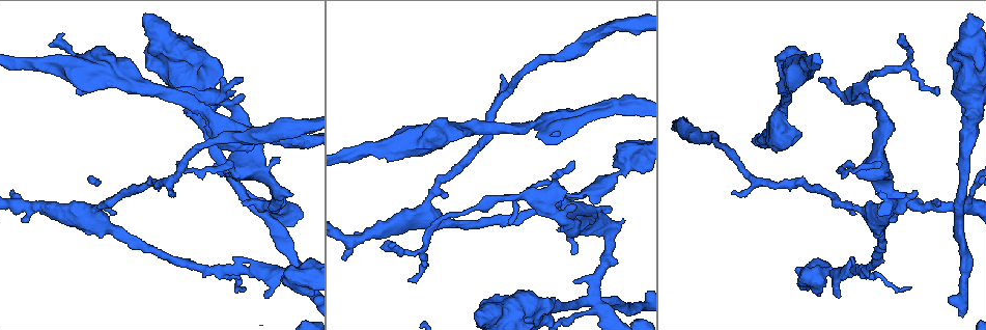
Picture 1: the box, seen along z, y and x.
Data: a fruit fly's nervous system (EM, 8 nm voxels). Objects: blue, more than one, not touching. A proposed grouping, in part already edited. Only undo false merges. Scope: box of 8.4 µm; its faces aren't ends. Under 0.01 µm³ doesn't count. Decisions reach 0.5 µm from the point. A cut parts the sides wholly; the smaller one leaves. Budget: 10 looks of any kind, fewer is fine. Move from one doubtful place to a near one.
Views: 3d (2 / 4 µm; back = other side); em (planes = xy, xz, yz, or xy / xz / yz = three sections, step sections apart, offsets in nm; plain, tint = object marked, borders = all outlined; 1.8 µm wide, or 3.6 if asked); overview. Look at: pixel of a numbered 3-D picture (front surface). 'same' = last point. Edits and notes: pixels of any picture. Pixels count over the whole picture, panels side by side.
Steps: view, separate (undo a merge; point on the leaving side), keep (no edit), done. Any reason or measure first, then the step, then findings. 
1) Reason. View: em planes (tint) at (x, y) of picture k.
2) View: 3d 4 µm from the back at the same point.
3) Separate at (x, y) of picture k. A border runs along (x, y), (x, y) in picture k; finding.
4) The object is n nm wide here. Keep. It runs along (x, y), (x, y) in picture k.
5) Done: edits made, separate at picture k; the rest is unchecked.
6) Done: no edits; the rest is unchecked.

Sharp bend. View: em yz step 4 (tint) at (220, 124) of picture 1.

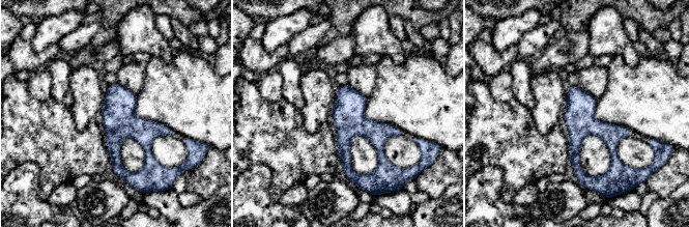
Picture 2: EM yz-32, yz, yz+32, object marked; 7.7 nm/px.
Cut it another way. View: em planes (tint) at the same point.

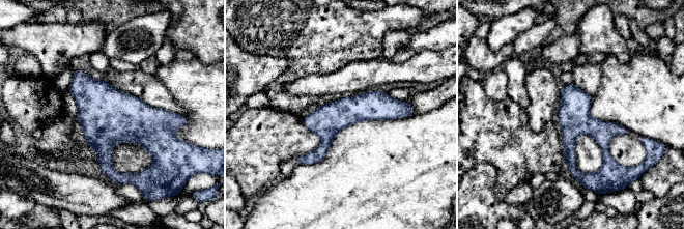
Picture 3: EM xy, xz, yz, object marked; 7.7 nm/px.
The object is 240 nm wide here. Keep. It runs along (403, 109), (350, 110), (313, 156), (300, 160) in picture 3; one cell here.

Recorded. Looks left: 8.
A fork. View: em xy step 8 (tint) at (833, 272) of picture 1.

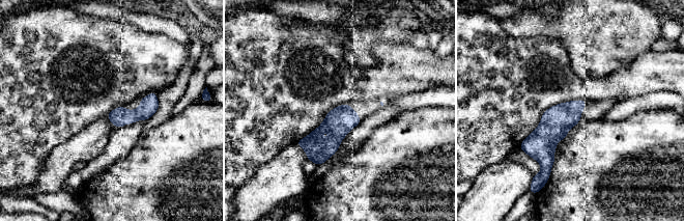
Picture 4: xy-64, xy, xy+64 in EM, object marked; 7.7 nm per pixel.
View: em planes (borders) at the same point.

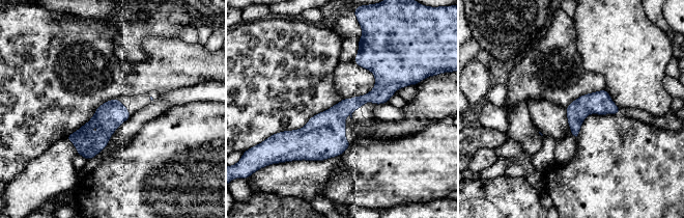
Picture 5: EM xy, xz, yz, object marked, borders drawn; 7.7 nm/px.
Keep. One cell here.

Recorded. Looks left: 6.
View: 3d 4 µm at (958, 209) of picture 1.

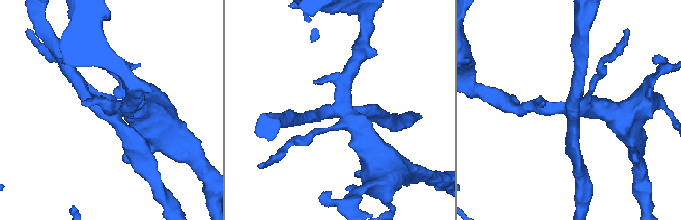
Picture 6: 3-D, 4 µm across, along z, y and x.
Shape alone is not enough. View: em xy step 8 (tint) at (336, 108) of picture 6.

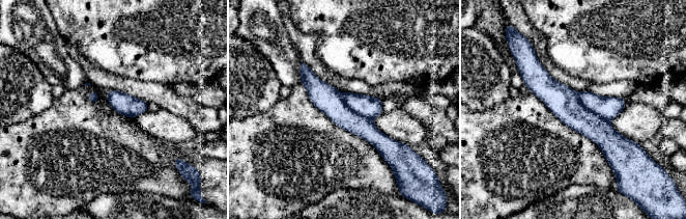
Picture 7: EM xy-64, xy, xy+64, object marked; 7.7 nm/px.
The object is 170 nm wide here. Separate at (606, 107) of picture 7. Two cells meet here.

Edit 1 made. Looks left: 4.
Redraw. View: overview.

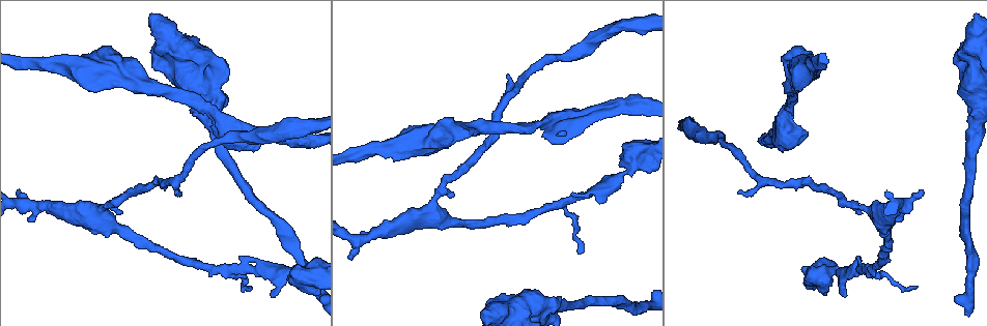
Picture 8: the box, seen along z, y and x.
Sharp bend. View: em 3.6 µm planes (plain) at (535, 309) of picture 8.

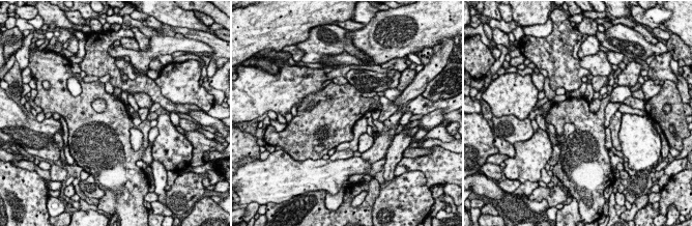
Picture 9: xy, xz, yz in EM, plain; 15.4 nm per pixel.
View: em 3.6 µm planes (tint) at the same point.

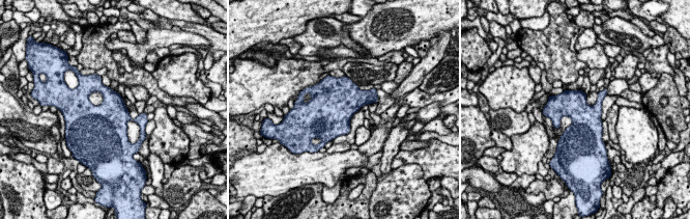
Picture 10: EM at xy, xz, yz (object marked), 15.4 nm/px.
Keep. One cell here.

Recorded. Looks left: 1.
Done: edits made, separate at picture 7; the rest is unchecked.

